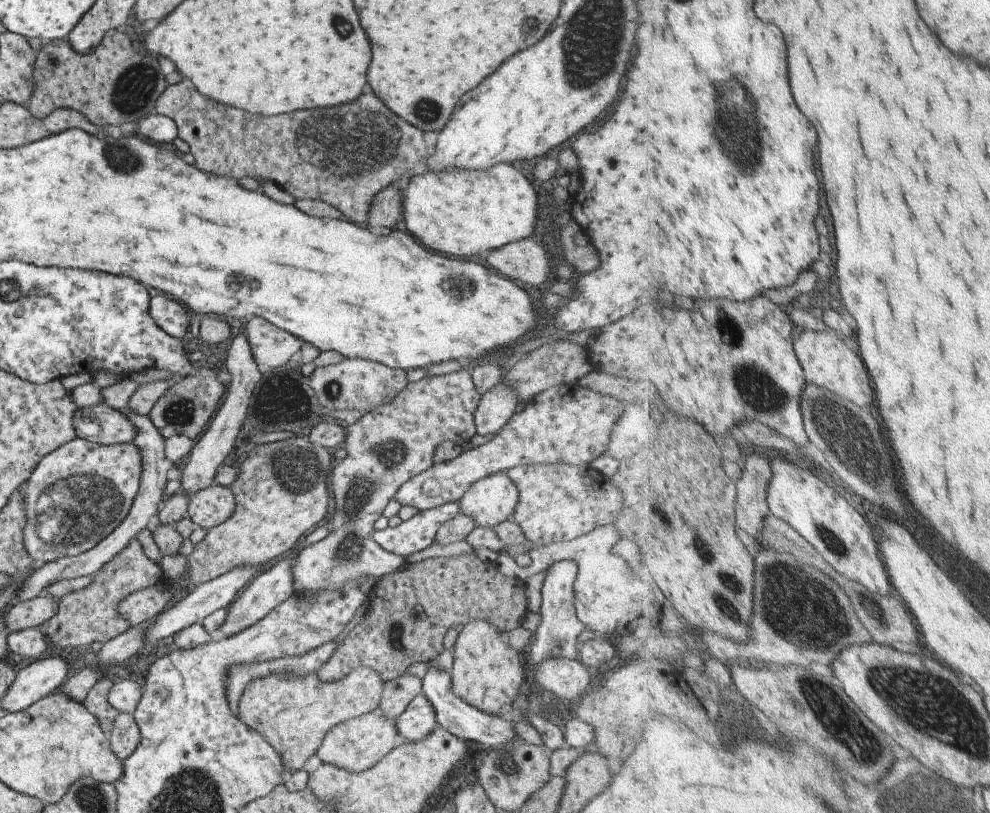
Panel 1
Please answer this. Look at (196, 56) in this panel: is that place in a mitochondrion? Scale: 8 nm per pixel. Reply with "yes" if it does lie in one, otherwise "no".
no

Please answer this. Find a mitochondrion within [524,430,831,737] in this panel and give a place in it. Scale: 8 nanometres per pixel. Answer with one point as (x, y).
(726, 592)

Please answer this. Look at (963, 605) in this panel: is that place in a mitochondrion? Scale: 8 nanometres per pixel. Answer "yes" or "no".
no

